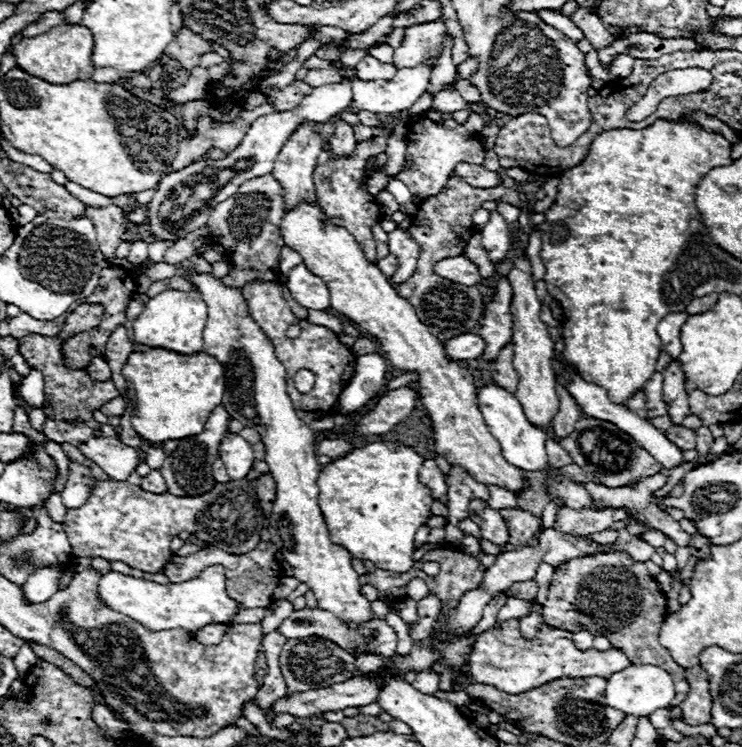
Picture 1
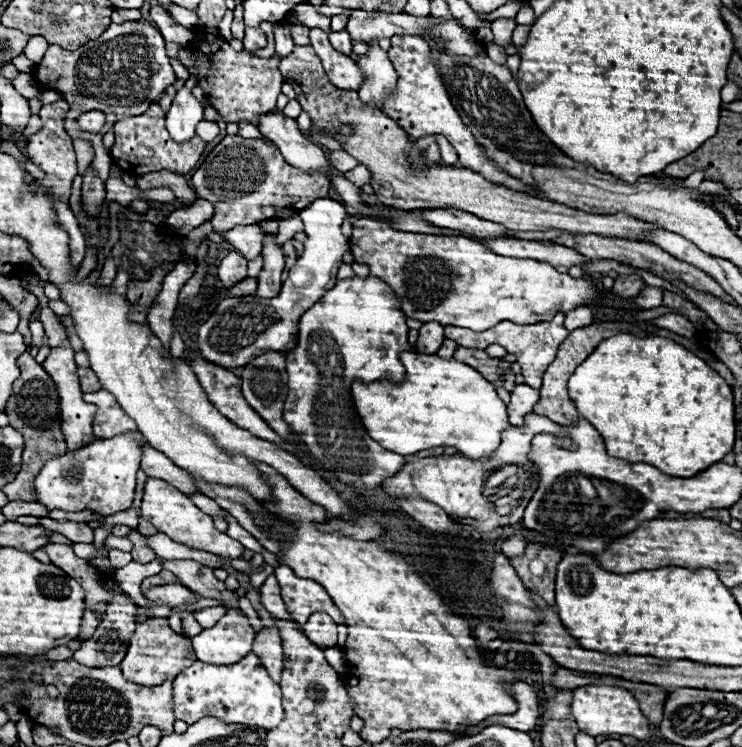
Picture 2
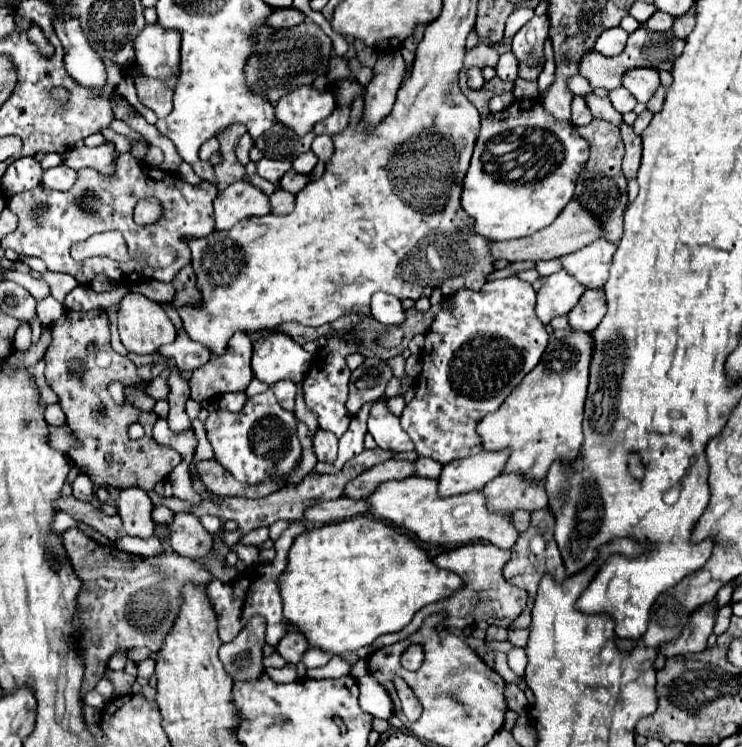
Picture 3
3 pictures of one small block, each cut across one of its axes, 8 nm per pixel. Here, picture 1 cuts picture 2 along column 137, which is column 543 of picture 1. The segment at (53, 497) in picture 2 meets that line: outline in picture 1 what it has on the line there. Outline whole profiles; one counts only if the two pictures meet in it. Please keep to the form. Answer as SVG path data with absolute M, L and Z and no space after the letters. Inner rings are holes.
M482 386L478 392L478 406L484 416L484 422L490 430L490 434L500 442L502 456L508 464L518 466L522 470L550 470L548 468L548 454L546 454L546 434L528 422L520 402L514 398L514 394L498 388L498 386Z

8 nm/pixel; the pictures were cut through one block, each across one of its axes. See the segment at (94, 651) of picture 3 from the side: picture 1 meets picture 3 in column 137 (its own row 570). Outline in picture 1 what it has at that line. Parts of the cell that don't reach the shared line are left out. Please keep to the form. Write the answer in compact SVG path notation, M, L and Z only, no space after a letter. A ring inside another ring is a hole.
M626 552L584 556L564 562L556 568L546 600L544 622L548 626L556 626L568 632L586 630L594 636L608 636L612 646L622 650L632 664L660 664L660 668L670 672L676 684L676 696L672 700L672 706L678 706L680 702L686 700L690 686L684 678L684 668L678 666L668 656L668 650L662 648L658 642L658 632L666 618L666 608L660 606L662 602L664 594L660 590L660 584L648 574L644 562L632 560ZM636 584L640 586L638 614L636 614Z

